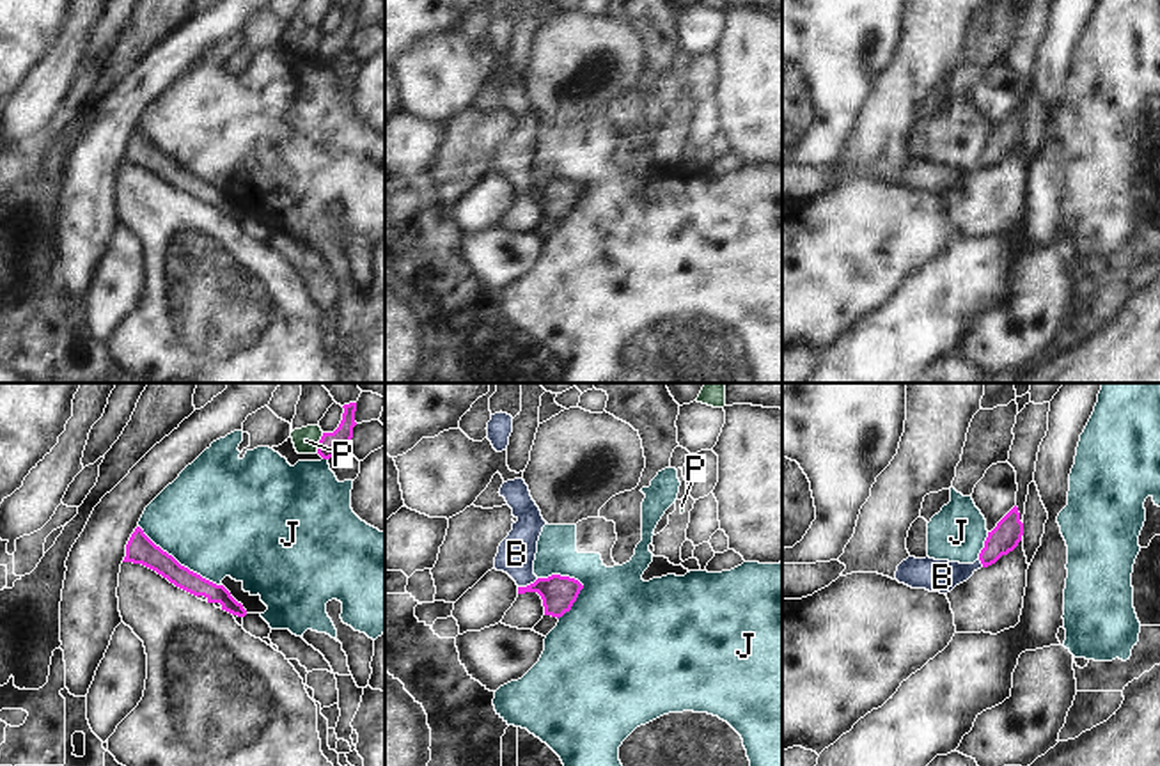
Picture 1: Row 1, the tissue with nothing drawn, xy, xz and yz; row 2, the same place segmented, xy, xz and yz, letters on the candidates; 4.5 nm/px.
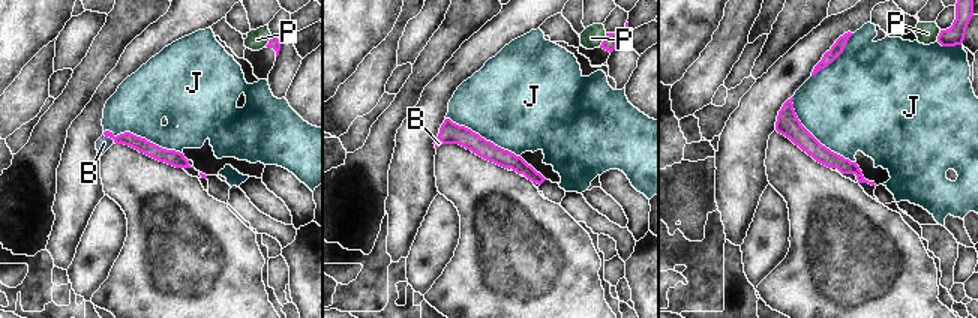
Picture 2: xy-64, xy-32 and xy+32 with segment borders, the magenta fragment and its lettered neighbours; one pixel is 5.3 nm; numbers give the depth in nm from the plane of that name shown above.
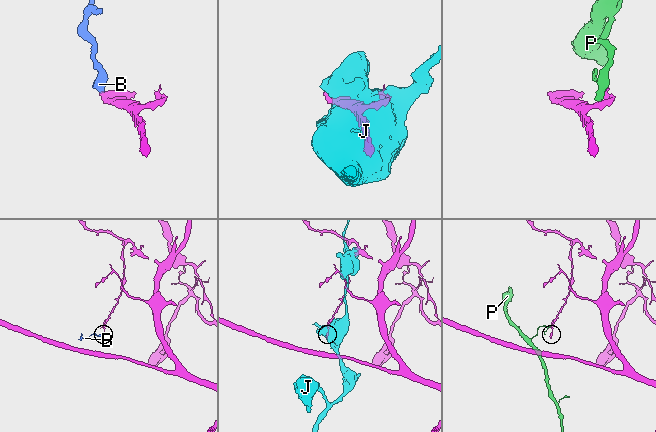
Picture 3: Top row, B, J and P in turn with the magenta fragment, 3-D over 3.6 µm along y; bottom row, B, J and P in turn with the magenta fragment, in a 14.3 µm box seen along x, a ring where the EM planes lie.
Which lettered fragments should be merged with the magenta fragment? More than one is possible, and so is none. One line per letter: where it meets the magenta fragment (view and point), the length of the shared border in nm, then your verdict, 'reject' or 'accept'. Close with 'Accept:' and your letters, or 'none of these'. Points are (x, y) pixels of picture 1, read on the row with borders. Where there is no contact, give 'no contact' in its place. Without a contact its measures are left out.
B: contact xz (527, 586); length 100 nm; accept
J: contact xy (178, 562); length 460 nm; reject
P: contact xy (320, 442); length 90 nm; reject
Accept: B

